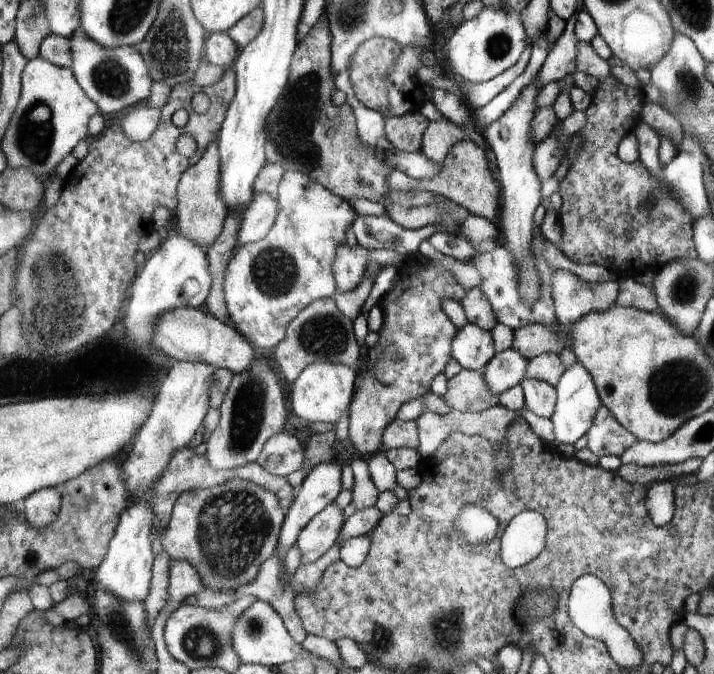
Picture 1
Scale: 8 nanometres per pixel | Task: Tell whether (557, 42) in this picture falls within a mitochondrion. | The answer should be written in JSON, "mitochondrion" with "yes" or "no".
{"mitochondrion":"no"}

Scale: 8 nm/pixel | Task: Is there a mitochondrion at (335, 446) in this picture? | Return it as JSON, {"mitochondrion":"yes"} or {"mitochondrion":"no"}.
{"mitochondrion":"no"}

